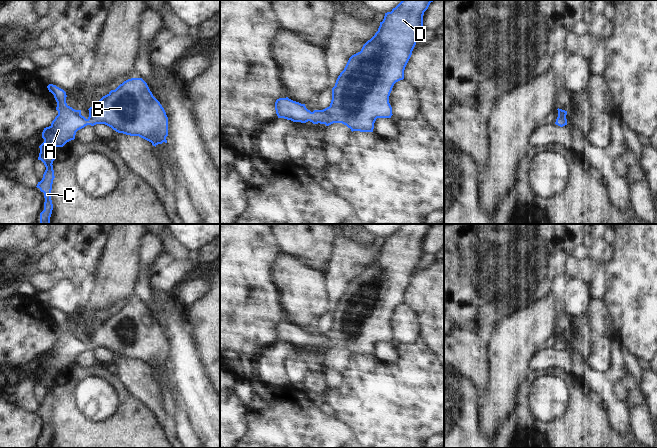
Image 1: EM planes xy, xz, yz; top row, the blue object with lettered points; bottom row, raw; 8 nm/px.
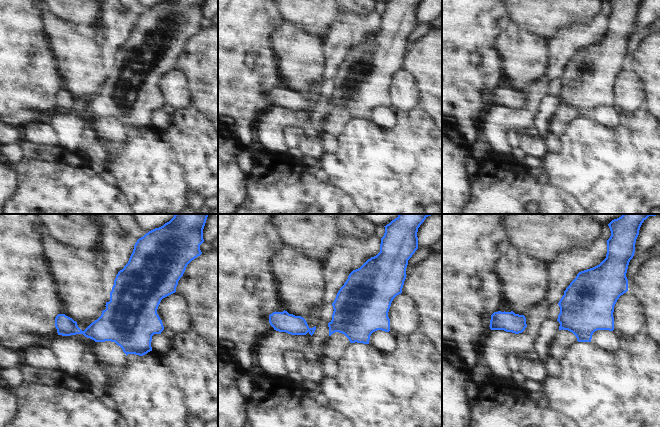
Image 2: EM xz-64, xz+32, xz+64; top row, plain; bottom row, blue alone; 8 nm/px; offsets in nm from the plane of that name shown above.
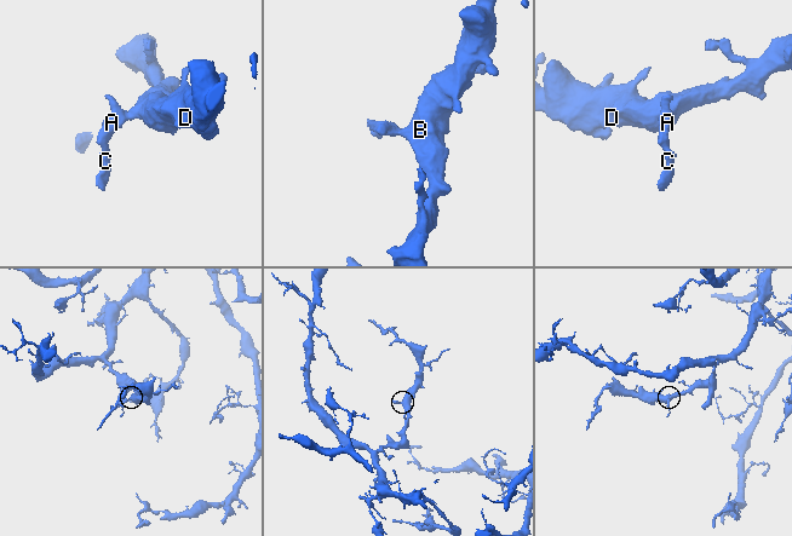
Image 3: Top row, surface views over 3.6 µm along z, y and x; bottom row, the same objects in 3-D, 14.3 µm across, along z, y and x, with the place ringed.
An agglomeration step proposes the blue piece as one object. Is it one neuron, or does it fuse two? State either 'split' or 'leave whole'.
leave whole

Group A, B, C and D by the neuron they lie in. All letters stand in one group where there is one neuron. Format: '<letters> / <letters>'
A B C D

